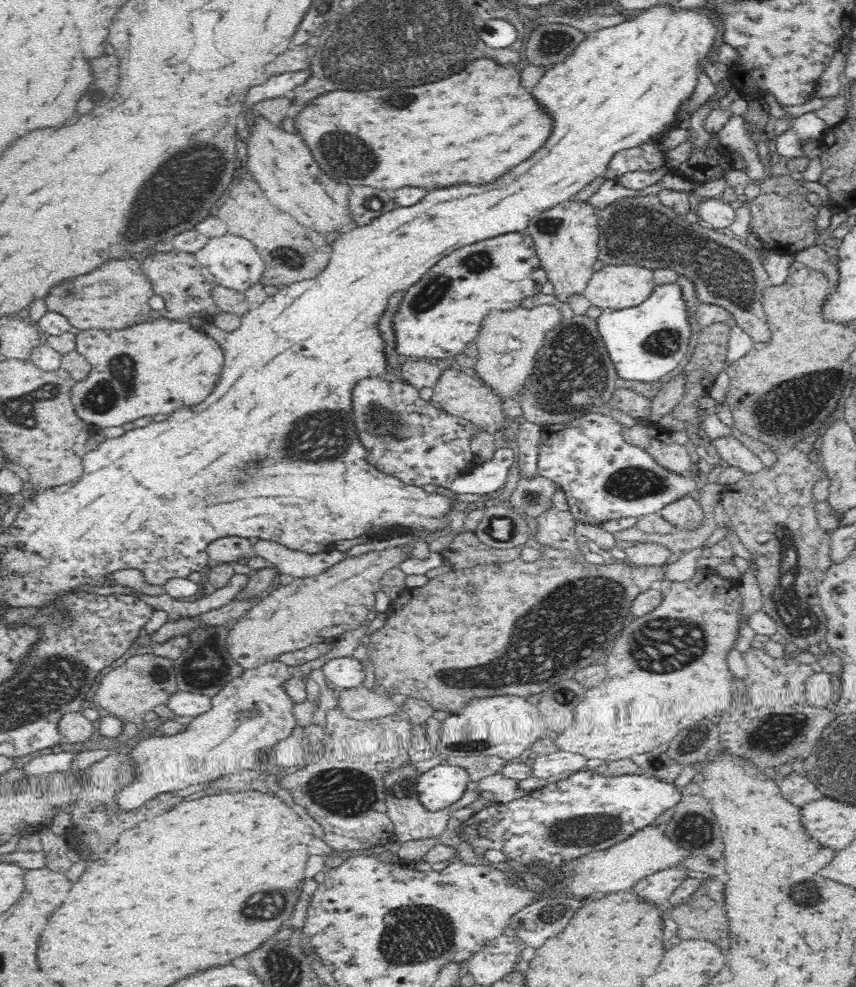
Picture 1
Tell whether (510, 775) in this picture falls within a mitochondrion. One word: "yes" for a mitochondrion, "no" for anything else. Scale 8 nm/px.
no

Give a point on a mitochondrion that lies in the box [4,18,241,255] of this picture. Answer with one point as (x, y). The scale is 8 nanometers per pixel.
(173, 179)

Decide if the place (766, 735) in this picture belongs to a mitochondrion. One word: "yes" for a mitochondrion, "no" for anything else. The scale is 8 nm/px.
yes

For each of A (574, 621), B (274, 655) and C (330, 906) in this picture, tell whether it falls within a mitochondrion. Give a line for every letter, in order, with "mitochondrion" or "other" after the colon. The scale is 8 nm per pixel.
A: mitochondrion
B: other
C: other

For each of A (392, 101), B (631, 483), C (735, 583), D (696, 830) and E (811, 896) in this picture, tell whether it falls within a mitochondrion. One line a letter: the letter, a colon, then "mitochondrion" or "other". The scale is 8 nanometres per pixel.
A: mitochondrion
B: mitochondrion
C: other
D: mitochondrion
E: mitochondrion

